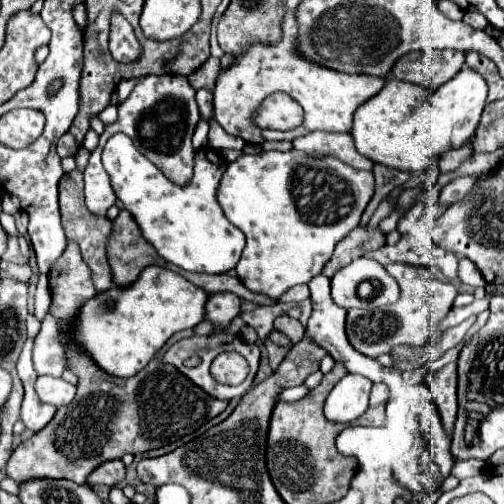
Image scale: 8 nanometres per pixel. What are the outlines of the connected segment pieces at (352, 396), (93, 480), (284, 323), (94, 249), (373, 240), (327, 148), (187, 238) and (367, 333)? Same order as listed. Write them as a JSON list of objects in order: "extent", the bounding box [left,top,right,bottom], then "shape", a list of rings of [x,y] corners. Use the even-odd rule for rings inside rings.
[{"extent":[325,374,371,422],"shape":[[[347,374],[341,378],[325,402],[327,420],[345,422],[355,420],[367,410],[371,382],[359,374]]]},{"extent":[87,460,125,486],"shape":[[[107,460],[101,466],[97,466],[89,478],[87,484],[107,484],[107,486],[117,486],[125,478],[125,464],[121,460]]]},{"extent":[275,316,305,344],"shape":[[[279,316],[279,318],[275,320],[275,330],[283,332],[293,344],[301,342],[301,338],[303,338],[303,334],[305,334],[305,328],[301,326],[301,322],[295,320],[295,318],[289,318],[289,316]]]},{"extent":[59,170,113,292],"shape":[[[73,170],[65,174],[59,182],[59,206],[61,206],[61,224],[65,234],[71,234],[71,240],[75,240],[81,248],[81,256],[85,264],[91,268],[93,284],[95,290],[105,292],[113,286],[111,282],[111,268],[107,266],[107,254],[105,254],[105,244],[111,234],[111,222],[105,216],[95,216],[87,210],[85,200],[83,200],[83,174],[79,170]]]},{"extent":[323,226,385,278],"shape":[[[357,226],[335,246],[335,254],[333,254],[331,262],[325,266],[323,274],[327,278],[331,278],[339,268],[347,266],[349,262],[353,262],[381,246],[385,246],[385,234],[379,228],[369,230],[367,226]]]},{"extent":[293,132,373,170],"shape":[[[309,132],[301,138],[295,138],[293,146],[309,156],[335,156],[341,162],[345,162],[357,170],[371,170],[373,168],[373,162],[357,152],[351,134]]]},{"extent":[103,134,245,274],"shape":[[[115,134],[107,140],[103,166],[111,176],[117,198],[125,204],[125,210],[137,222],[143,238],[161,258],[183,270],[205,274],[223,274],[237,266],[245,246],[245,234],[225,218],[217,202],[217,188],[227,170],[227,162],[217,150],[197,150],[193,178],[185,186],[171,184],[171,180],[167,180],[139,150],[135,150],[131,138],[125,134]]]},{"extent":[347,262,437,358],"shape":[[[393,262],[385,266],[387,272],[397,280],[401,288],[401,296],[395,304],[375,308],[375,310],[347,310],[347,338],[355,350],[365,356],[377,358],[379,354],[387,354],[393,346],[407,344],[407,346],[423,346],[425,342],[437,340],[437,334],[431,332],[431,308],[429,308],[429,294],[427,284],[433,278],[431,270],[425,266],[411,266]]]}]

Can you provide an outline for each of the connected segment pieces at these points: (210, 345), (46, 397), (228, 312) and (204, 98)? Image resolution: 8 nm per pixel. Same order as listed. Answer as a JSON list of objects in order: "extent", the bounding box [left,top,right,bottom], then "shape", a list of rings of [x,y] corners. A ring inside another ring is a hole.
[{"extent":[163,334,259,400],"shape":[[[213,334],[211,338],[205,338],[205,336],[191,336],[191,338],[185,338],[185,340],[179,340],[177,344],[173,344],[173,346],[165,352],[163,362],[165,362],[165,364],[173,364],[181,374],[185,374],[189,380],[193,380],[199,388],[207,390],[207,394],[211,394],[211,396],[215,396],[215,398],[219,398],[219,400],[231,400],[231,398],[235,398],[235,396],[243,396],[243,394],[251,388],[253,376],[255,376],[257,366],[259,366],[259,346],[257,346],[257,344],[241,342],[239,336],[227,338],[227,334]],[[225,350],[239,352],[239,354],[244,356],[247,362],[251,364],[249,378],[247,378],[243,384],[239,384],[239,386],[223,386],[223,384],[215,382],[213,376],[211,376],[211,372],[209,372],[209,366],[211,366],[211,362],[213,362],[213,358],[215,358],[219,352],[225,352]]]},{"extent":[35,376,75,406],"shape":[[[39,376],[35,390],[43,402],[49,402],[53,406],[67,406],[75,398],[75,386],[55,376]]]},{"extent":[207,292,239,328],"shape":[[[219,292],[211,294],[207,300],[207,320],[211,320],[217,328],[229,326],[229,322],[239,314],[239,296],[231,292]]]},{"extent":[197,88,213,122],"shape":[[[205,88],[197,90],[197,104],[199,104],[201,116],[205,116],[205,120],[209,122],[213,116],[213,92],[209,92]]]}]

